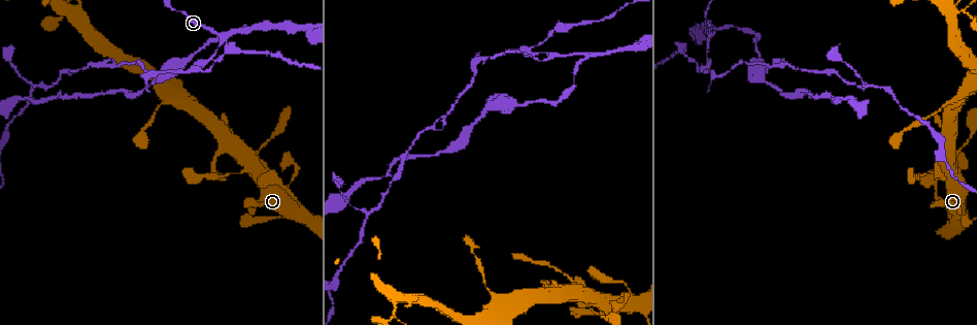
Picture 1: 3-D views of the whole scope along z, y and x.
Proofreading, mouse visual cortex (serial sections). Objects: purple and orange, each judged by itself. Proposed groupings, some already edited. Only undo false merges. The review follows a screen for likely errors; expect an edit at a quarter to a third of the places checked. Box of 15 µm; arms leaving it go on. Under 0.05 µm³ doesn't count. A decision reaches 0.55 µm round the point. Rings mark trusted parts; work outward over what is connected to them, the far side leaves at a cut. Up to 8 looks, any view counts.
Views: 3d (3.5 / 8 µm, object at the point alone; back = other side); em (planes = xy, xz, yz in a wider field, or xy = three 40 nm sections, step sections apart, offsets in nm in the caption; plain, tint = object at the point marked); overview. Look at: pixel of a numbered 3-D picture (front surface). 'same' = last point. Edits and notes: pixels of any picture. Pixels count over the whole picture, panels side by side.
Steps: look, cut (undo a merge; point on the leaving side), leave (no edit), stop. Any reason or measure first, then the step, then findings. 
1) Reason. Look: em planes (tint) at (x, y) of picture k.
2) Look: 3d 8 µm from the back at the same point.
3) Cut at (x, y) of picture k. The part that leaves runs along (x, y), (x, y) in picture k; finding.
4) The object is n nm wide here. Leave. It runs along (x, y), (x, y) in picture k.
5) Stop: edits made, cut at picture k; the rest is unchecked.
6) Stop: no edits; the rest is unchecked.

Sudden change in width. Look: 3d 3.5 µm at (582, 296) of picture 1.

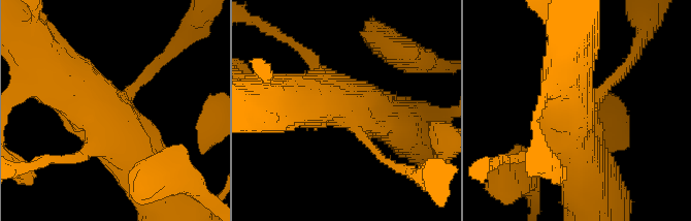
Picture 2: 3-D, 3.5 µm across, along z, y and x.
Look: em planes (tint) at (344, 112) of picture 2.

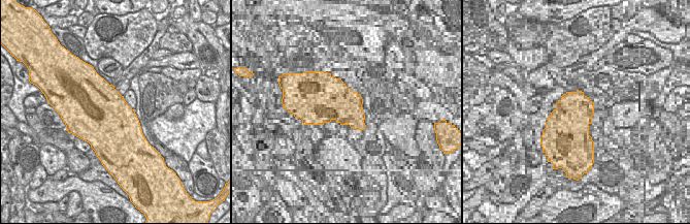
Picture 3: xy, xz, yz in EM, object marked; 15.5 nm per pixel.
The object is 900 nm wide here. Leave. It runs along (143, 178), (114, 133), (55, 73) in picture 2; one cell here.

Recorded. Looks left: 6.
Four-way junction. Look: 3d 3.5 µm at (70, 13) of picture 1.

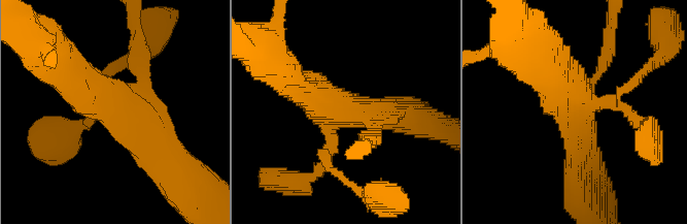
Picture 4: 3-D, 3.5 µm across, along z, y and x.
4 arms meet here; the arms are 150, 150, 450, 500 nm wide. Look: em xy step 5 (tint) at (116, 105) of picture 4.

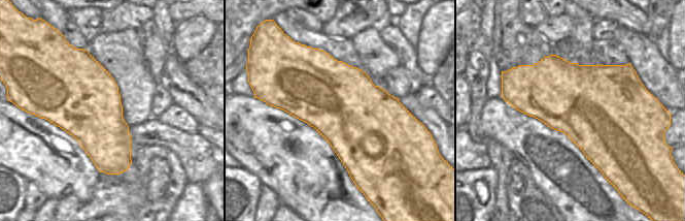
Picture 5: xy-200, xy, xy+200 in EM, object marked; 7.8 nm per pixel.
Leave. It runs along (168, 151), (105, 94), (60, 72) in picture 4; continuous, no second cell.

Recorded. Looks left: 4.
Side arm on a straight run. Look: 3d 3.5 µm at (530, 53) of picture 1.

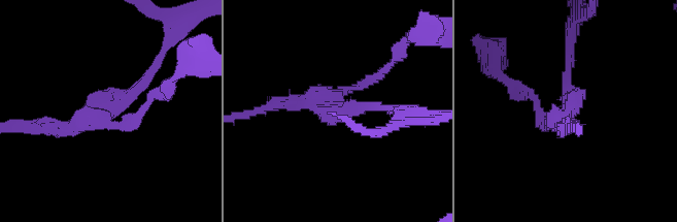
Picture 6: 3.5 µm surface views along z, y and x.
3 arms meet here; the arms are 150, 150, 200 nm wide. Look: em xy step 3 (tint) at (94, 113) of picture 6.

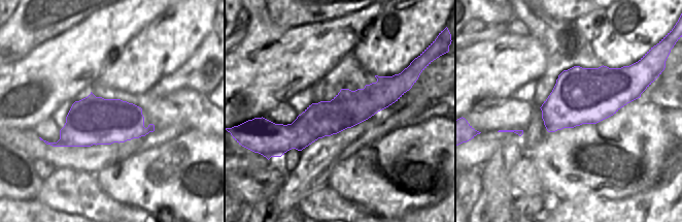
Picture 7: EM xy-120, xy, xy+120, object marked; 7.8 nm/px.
Cut at (545, 128) of picture 6. The part that leaves runs along (568, 100), (563, 125) in picture 6; two cells meet here.

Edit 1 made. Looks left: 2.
Stop: edits made, cut at picture 6; the rest is unchecked.

